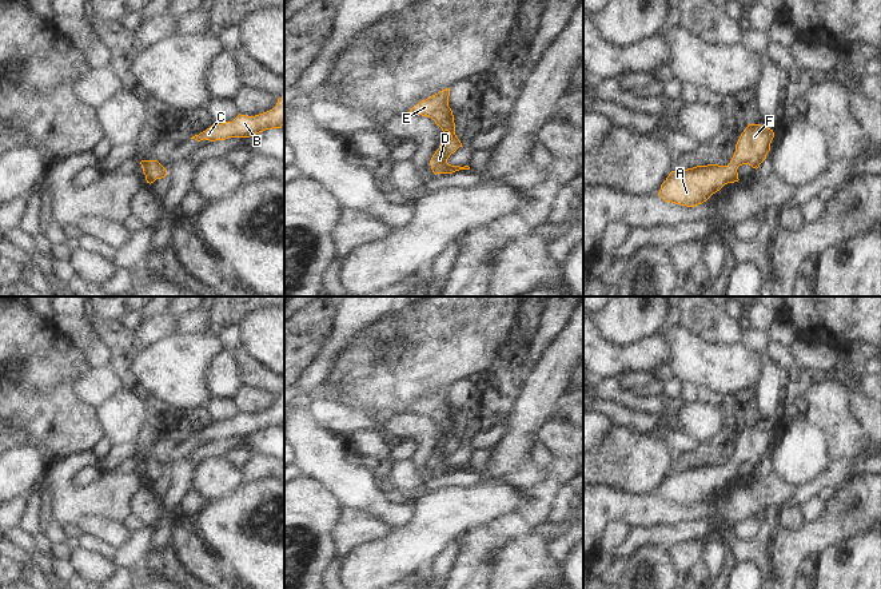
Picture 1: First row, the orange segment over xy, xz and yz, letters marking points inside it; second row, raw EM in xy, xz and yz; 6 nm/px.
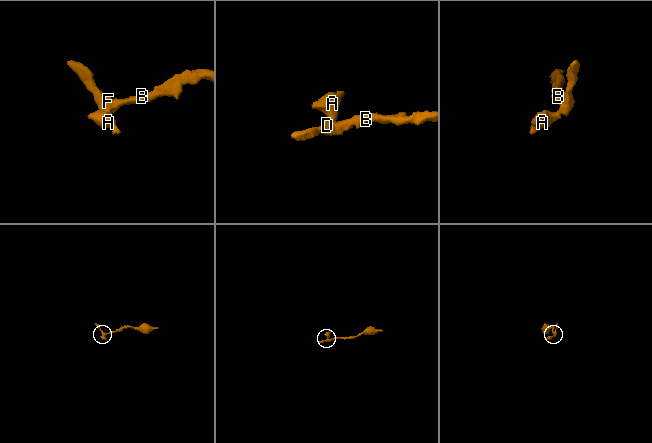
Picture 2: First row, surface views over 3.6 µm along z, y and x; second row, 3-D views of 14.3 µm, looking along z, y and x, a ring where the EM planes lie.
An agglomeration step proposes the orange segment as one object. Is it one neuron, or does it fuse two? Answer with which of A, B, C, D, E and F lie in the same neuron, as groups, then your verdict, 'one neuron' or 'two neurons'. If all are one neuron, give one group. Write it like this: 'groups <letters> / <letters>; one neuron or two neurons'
groups A B C D E F; one neuron

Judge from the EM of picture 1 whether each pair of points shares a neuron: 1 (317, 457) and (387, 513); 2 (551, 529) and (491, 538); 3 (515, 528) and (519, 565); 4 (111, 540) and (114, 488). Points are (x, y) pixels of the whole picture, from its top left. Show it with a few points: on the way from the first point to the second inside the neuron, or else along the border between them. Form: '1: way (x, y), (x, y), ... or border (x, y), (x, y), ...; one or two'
1: way (334, 469), (370, 498); one
2: border (547, 521), (539, 522), (530, 532); two
3: border (530, 532), (511, 534), (490, 552); two
4: border (120, 521), (88, 517), (82, 524); two

